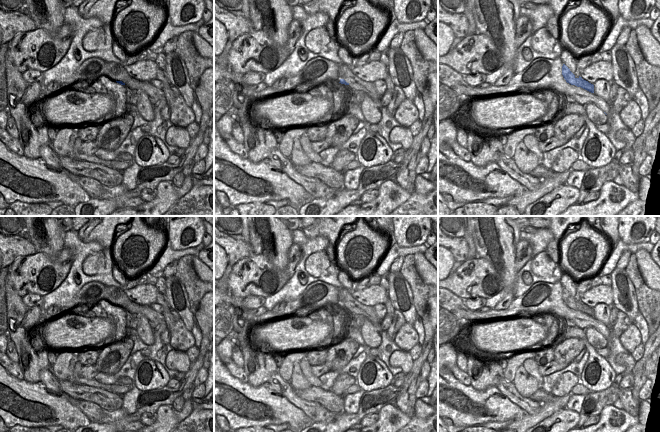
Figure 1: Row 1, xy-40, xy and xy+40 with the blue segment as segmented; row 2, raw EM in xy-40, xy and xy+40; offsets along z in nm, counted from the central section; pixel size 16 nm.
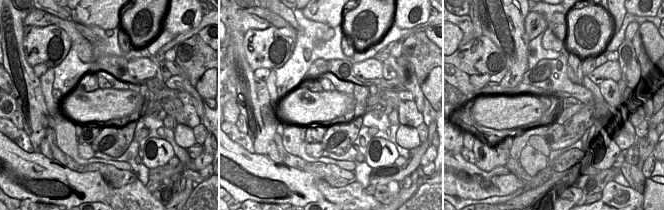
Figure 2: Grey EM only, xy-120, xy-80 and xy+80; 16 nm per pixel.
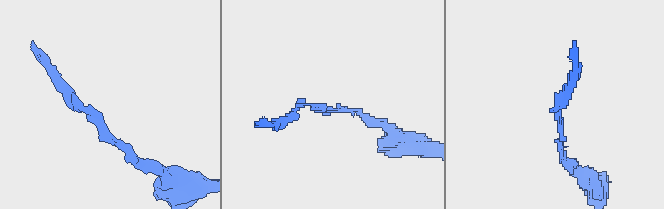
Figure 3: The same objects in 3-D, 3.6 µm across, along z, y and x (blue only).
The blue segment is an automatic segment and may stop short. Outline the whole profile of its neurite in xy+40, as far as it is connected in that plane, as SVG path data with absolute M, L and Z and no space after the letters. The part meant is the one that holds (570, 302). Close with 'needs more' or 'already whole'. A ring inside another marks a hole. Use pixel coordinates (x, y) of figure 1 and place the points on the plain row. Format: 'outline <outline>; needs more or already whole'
outline M563 288L562 290L562 299L567 307L581 311L591 317L594 317L594 309L584 304L582 301L576 302L575 299L570 295L570 293Z; already whole

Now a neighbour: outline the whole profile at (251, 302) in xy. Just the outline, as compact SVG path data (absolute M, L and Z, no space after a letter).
M251 295L242 300L242 306L249 310L257 309L263 306L264 303L265 298L262 296Z

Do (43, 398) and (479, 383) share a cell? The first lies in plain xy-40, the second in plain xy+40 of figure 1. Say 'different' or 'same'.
different

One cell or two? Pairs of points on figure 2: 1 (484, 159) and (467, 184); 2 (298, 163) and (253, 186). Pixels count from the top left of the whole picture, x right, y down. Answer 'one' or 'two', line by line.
1: two
2: two

